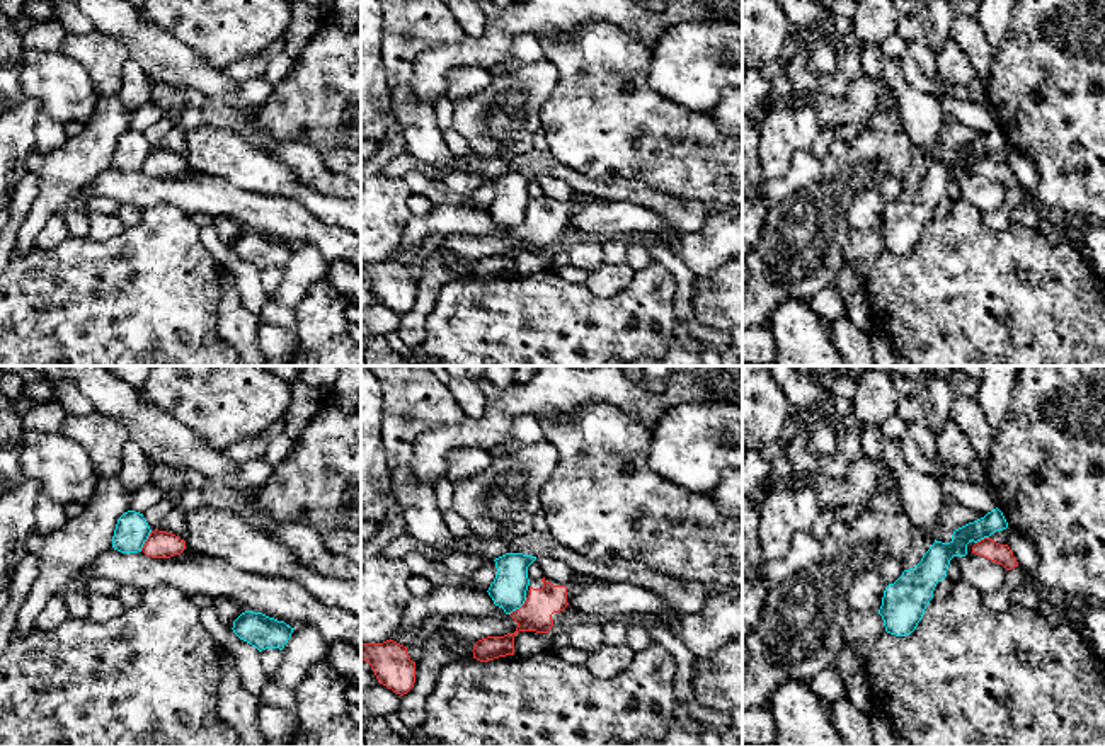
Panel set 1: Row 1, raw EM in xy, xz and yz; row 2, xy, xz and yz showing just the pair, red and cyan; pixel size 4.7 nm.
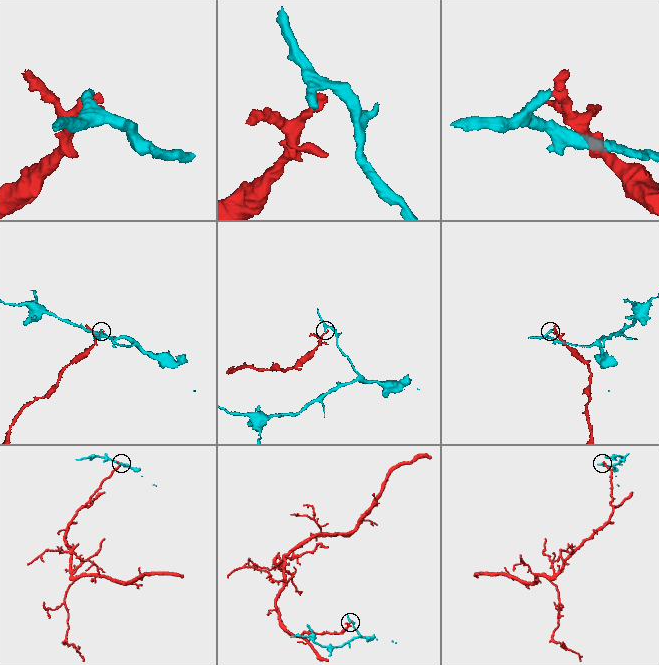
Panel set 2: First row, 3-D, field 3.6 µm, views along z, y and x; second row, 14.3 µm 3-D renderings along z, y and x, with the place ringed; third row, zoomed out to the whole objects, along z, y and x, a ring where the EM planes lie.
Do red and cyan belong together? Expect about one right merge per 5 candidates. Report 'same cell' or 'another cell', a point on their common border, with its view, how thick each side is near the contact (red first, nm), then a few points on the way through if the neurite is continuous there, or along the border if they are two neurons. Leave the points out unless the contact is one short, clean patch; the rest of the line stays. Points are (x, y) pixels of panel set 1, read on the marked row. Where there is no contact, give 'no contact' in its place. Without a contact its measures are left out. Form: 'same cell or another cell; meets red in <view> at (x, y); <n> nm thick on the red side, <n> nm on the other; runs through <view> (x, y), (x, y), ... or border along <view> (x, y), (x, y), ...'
another cell; meets red in xz at (520, 608); 160 nm thick on the red side, 170 nm on the other; border along xz (526, 598), (509, 615)

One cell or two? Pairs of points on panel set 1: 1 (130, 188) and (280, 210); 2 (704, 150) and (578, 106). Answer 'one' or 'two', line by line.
1: one
2: one

